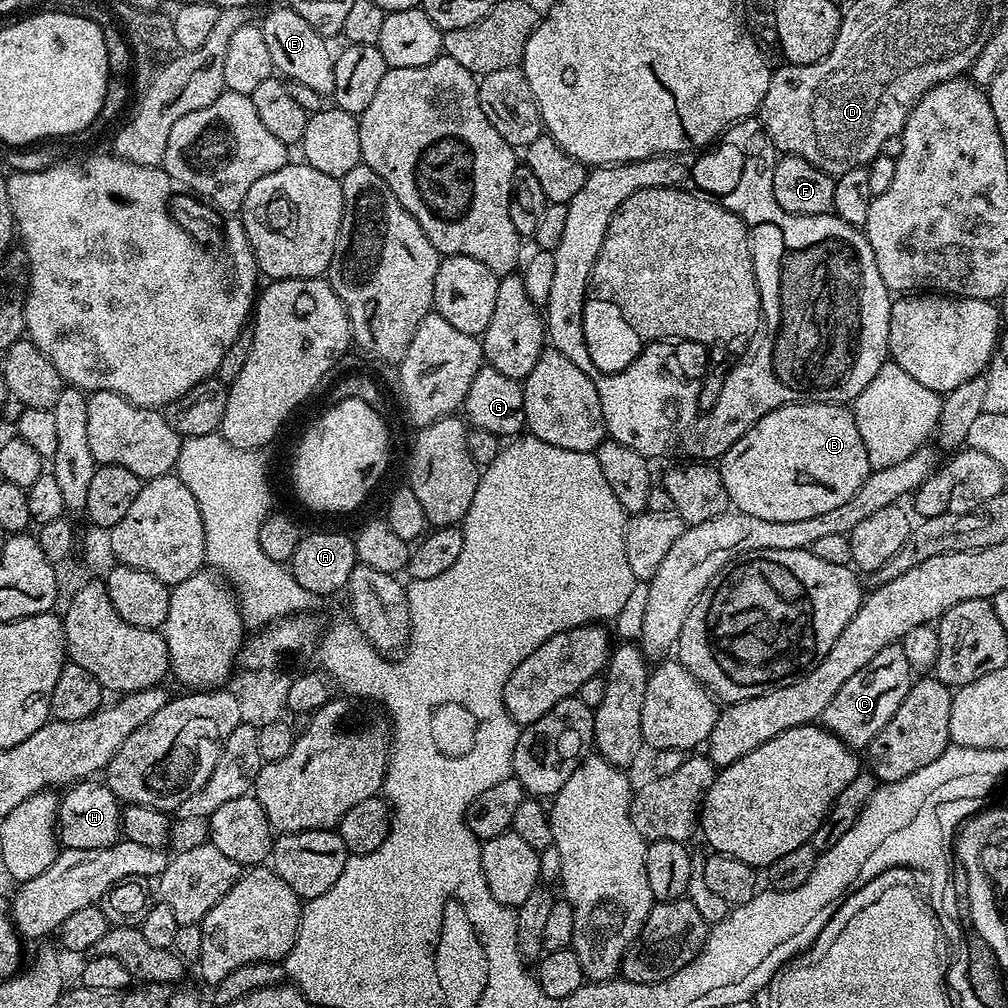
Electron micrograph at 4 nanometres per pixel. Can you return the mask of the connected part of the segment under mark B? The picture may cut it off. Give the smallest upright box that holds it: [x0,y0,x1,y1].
[718,402,870,522]

